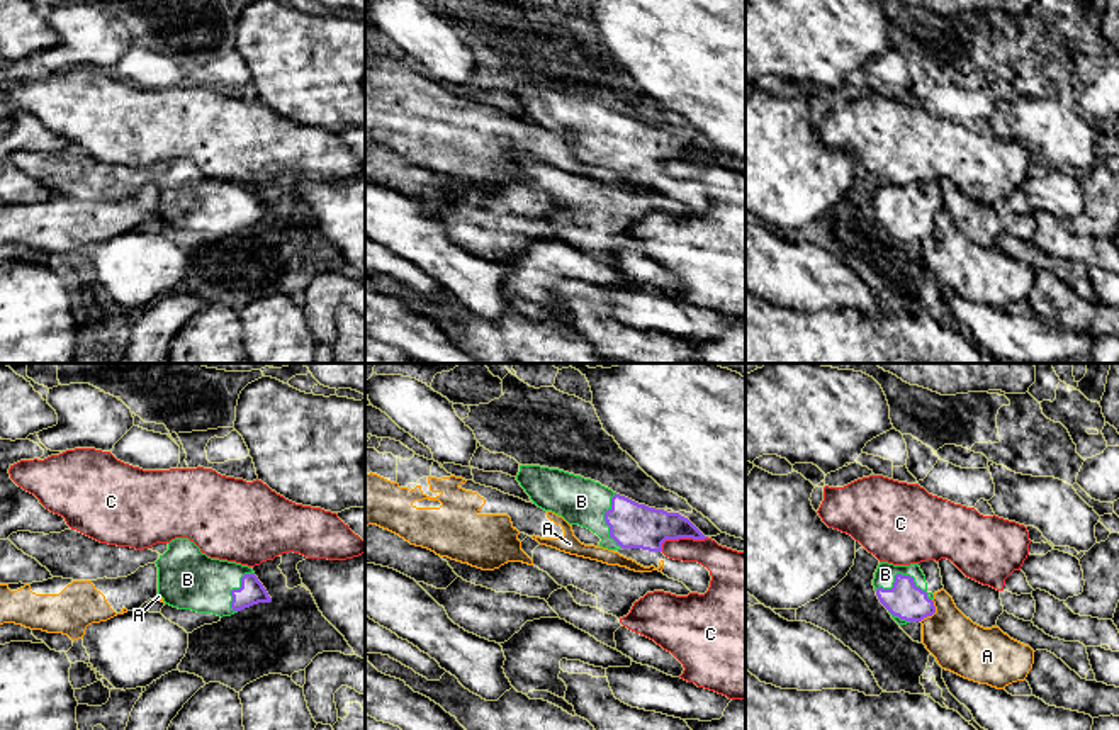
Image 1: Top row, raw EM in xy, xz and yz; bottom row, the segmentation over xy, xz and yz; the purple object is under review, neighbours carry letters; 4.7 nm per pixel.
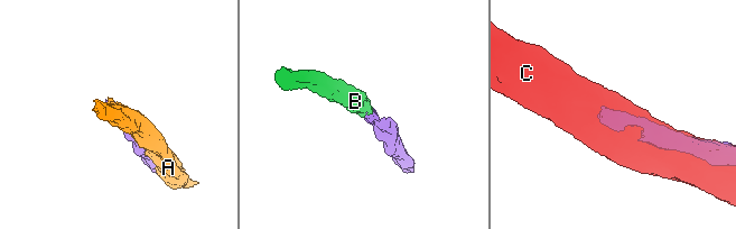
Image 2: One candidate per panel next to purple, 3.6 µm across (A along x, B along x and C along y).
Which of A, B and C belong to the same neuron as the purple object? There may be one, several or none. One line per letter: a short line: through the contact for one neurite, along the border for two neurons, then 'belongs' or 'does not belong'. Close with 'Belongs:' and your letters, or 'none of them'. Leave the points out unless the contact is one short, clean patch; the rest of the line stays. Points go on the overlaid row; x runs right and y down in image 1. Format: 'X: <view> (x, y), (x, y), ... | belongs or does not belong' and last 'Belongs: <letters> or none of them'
A: does not belong
B: yz (907, 601), (900, 588), (900, 574), (885, 574) | belongs
C: does not belong
Belongs: B

